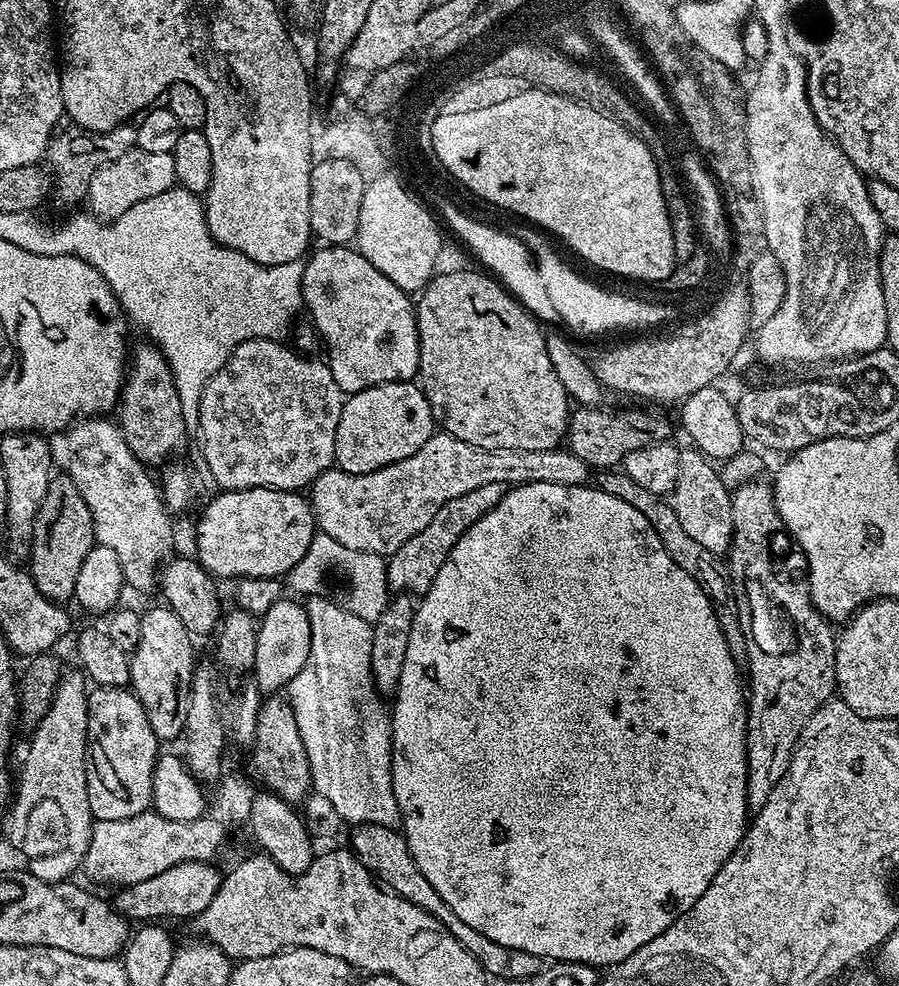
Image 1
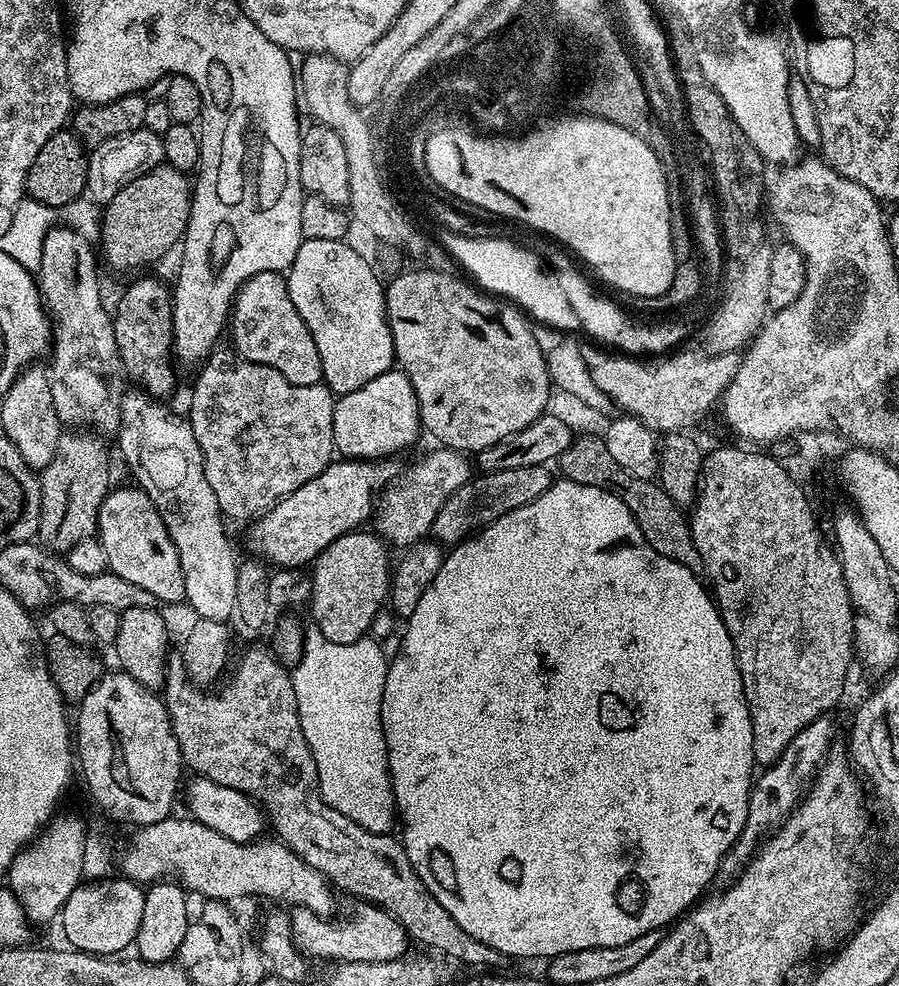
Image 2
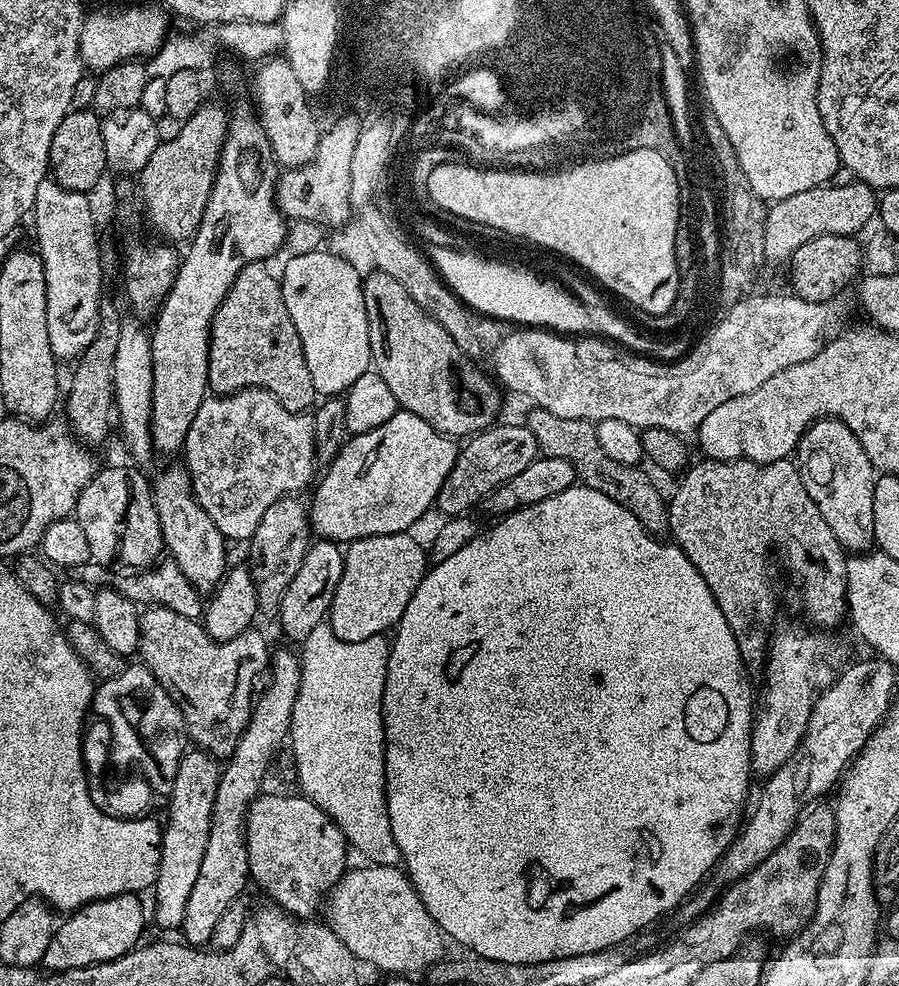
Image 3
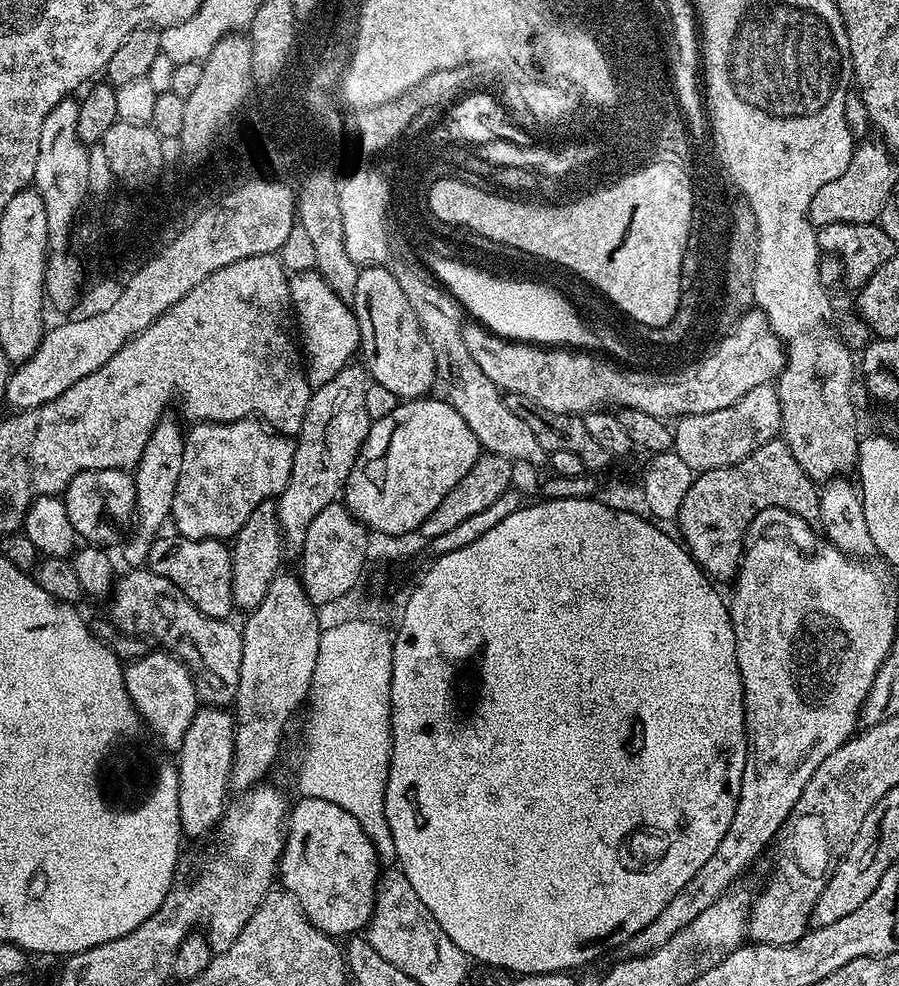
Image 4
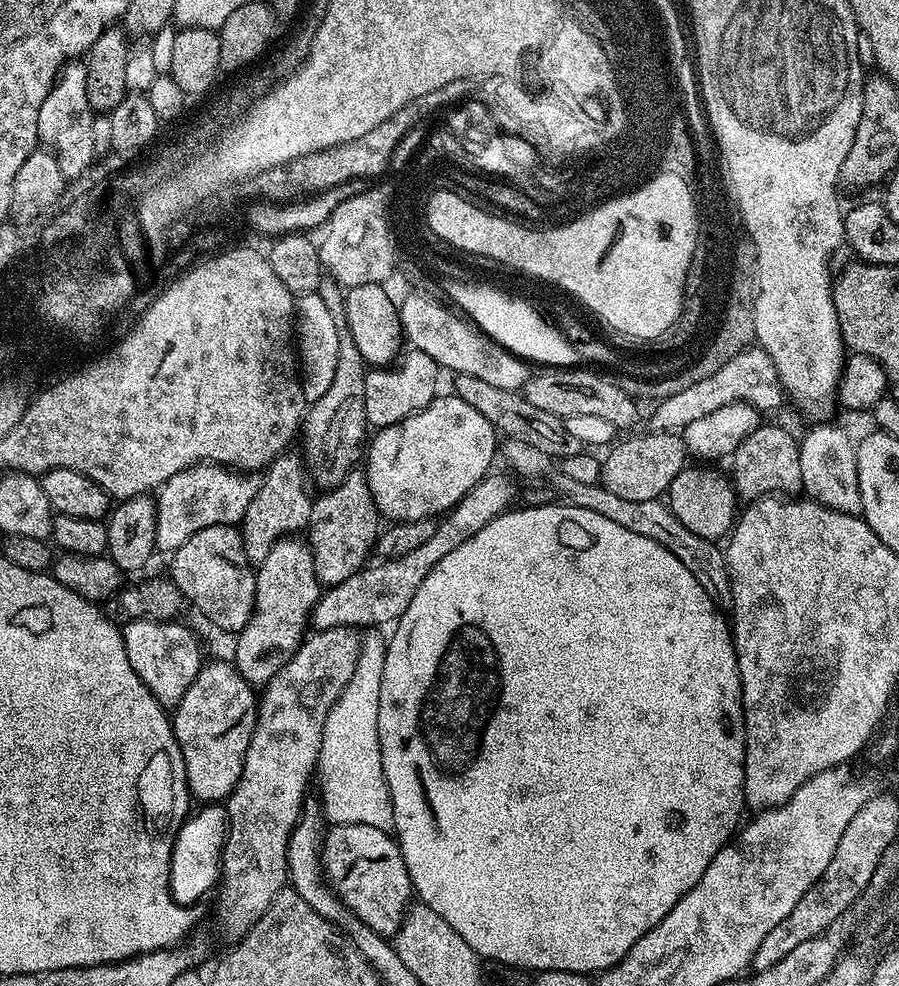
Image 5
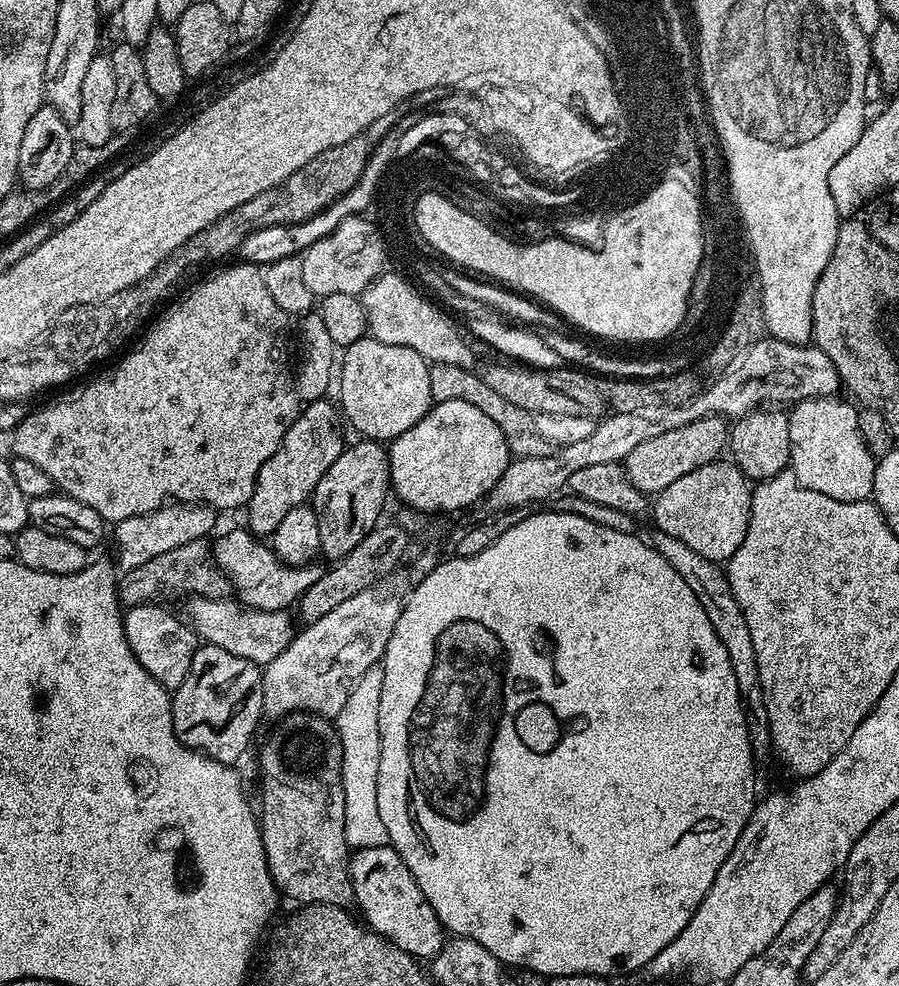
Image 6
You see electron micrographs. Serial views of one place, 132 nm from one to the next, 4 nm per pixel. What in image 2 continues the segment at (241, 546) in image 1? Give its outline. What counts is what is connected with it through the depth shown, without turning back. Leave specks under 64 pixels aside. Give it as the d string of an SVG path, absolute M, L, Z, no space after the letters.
M392 458L337 459L318 478L310 478L306 486L298 486L298 490L278 501L269 512L251 521L248 548L252 552L249 553L277 569L300 570L303 564L311 565L336 538L357 531L363 525L360 523L373 515L378 497L401 475L401 465L396 462Z

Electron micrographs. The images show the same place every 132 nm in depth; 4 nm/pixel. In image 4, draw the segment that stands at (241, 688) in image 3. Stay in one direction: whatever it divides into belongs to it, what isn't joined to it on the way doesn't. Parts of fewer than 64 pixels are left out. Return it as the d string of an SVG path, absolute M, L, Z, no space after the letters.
M132 566L127 571L115 581L110 593L113 622L132 636L157 640L163 651L178 657L192 673L196 699L201 705L231 705L238 690L238 670L242 670L241 629L228 620L203 616L170 578L154 574L146 566Z

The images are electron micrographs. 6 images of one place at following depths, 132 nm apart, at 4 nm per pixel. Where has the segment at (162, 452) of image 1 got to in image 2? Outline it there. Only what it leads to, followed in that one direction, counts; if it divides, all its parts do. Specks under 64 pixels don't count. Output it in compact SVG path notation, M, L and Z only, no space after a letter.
M144 276L120 296L112 316L114 342L118 342L120 360L129 377L140 380L139 387L149 396L167 398L176 388L176 368L172 351L172 294L169 285Z

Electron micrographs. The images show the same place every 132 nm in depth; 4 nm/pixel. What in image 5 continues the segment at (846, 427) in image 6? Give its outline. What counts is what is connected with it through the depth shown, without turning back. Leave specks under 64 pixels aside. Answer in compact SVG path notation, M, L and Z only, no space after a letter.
M820 422L799 441L802 466L802 492L807 499L816 500L830 510L848 512L851 516L862 513L862 494L858 486L856 444L832 422Z

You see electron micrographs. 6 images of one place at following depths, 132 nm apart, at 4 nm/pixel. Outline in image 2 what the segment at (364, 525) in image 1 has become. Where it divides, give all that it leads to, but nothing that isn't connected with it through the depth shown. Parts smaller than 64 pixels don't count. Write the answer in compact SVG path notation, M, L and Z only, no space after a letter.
M436 446L433 449L433 452L426 453L417 464L412 464L409 468L405 467L399 479L384 489L375 505L374 521L376 520L376 527L374 527L374 532L389 545L407 546L416 543L417 540L425 539L431 533L434 518L438 518L438 510L442 510L446 498L450 498L450 494L454 494L454 490L458 490L474 475L474 468L472 469L468 465L469 457L465 453L456 452L452 448L443 446Z

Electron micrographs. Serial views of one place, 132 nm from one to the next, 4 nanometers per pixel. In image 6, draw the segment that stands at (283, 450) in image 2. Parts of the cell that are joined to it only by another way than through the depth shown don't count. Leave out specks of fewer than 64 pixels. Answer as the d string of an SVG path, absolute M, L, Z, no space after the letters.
M169 502L162 508L147 512L141 516L131 516L125 520L115 521L110 536L116 539L115 563L127 570L134 566L142 566L142 562L150 562L150 558L158 558L158 554L166 554L166 550L174 550L178 546L186 546L186 542L203 540L208 531L216 524L217 509L207 504L185 504Z

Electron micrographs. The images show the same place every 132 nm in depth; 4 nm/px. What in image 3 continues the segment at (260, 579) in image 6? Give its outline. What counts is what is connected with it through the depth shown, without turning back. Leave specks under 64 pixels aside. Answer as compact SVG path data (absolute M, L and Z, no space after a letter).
M172 558L161 559L150 568L120 568L116 571L89 562L75 569L74 576L75 579L85 580L93 586L107 586L118 590L118 594L130 598L130 602L141 606L169 608L174 610L174 614L186 614L186 618L191 620L200 620L204 615L206 604L201 591L187 580L186 574Z

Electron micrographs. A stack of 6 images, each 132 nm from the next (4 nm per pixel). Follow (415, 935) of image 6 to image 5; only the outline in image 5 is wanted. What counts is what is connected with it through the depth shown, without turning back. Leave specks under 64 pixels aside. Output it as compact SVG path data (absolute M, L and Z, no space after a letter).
M332 824L324 832L320 862L324 866L324 879L328 887L346 907L354 910L354 914L378 935L385 938L395 936L404 922L414 889L400 846L389 833L374 830L374 826Z

